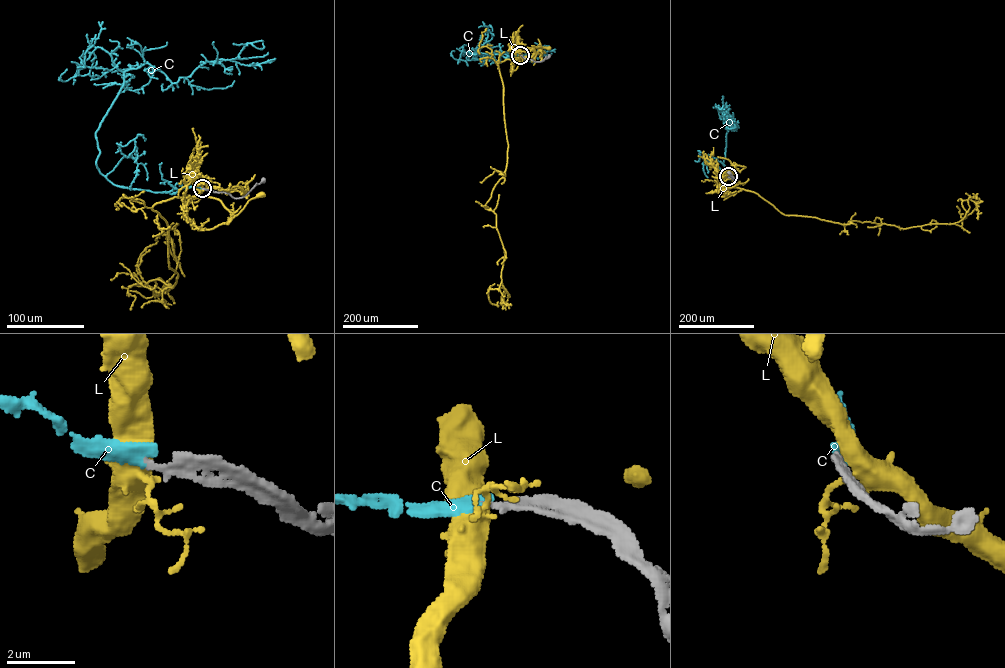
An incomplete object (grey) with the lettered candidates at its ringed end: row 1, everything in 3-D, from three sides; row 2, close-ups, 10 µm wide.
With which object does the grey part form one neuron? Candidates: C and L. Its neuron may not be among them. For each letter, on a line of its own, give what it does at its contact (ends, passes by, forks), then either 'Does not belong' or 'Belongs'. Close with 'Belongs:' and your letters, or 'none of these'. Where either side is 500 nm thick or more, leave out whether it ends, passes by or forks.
C: It ends there. Belongs
L: It forks there. Does not belong
Belongs: C

